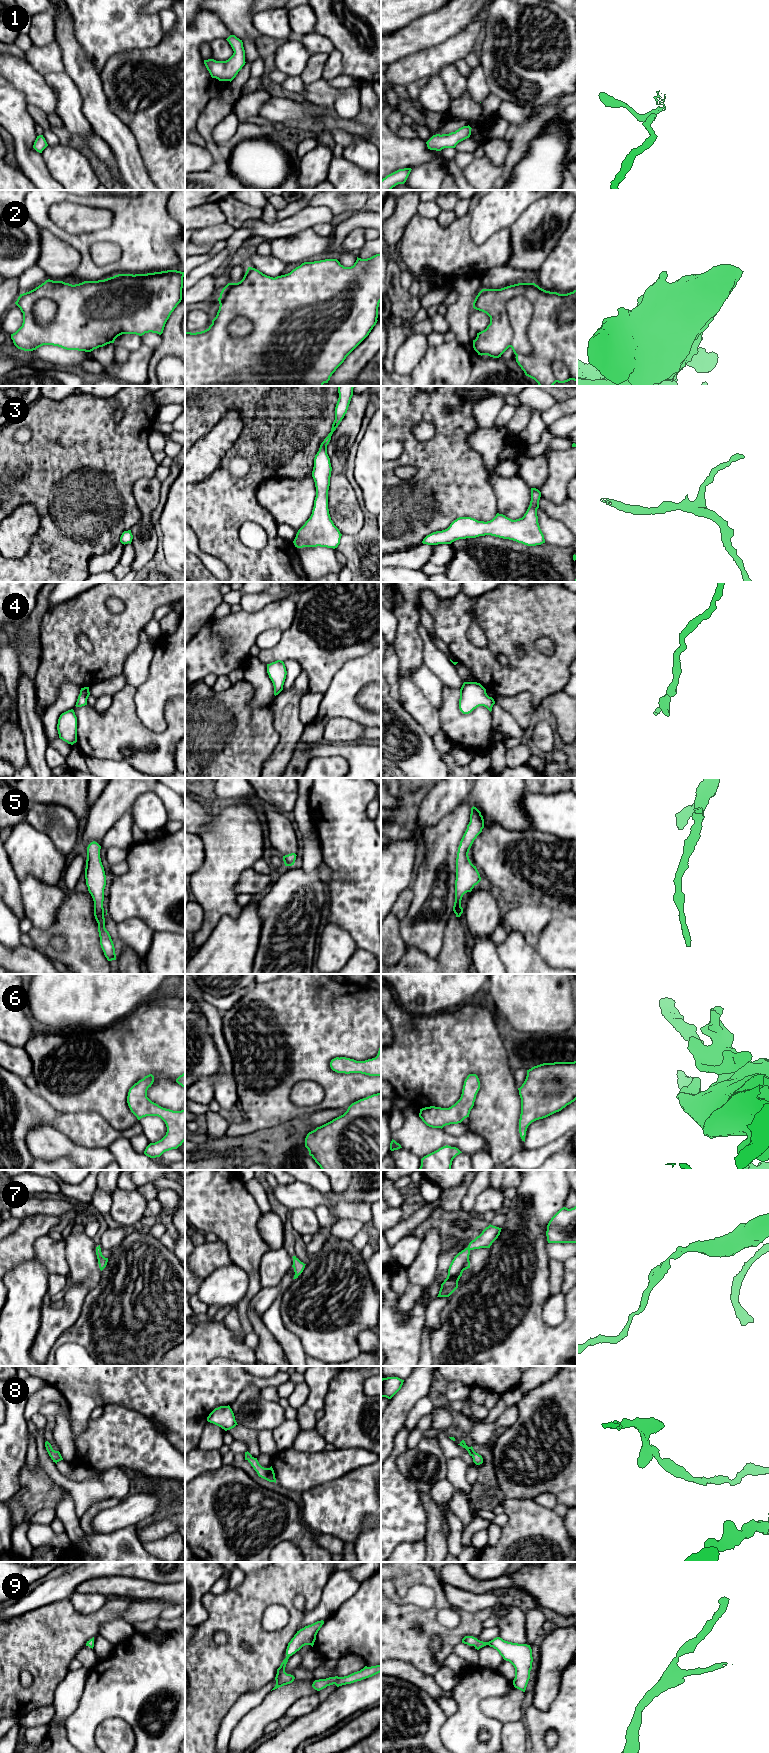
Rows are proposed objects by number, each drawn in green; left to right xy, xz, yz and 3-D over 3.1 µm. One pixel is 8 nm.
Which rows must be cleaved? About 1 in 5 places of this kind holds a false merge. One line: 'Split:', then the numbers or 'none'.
Split: 2

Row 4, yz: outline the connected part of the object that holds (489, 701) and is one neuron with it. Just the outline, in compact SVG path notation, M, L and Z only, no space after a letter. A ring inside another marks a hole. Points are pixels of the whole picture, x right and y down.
M464 682L460 689L459 709L469 714L479 706L486 707L490 712L495 701L486 693L486 689L477 682Z

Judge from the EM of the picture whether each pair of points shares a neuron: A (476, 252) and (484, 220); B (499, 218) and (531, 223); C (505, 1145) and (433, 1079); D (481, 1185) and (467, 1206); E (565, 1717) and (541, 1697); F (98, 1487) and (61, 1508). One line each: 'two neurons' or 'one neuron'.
A: two neurons
B: two neurons
C: one neuron
D: one neuron
E: two neurons
F: two neurons

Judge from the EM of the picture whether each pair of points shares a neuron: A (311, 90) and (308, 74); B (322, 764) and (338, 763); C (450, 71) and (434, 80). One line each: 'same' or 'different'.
A: different
B: same
C: different

